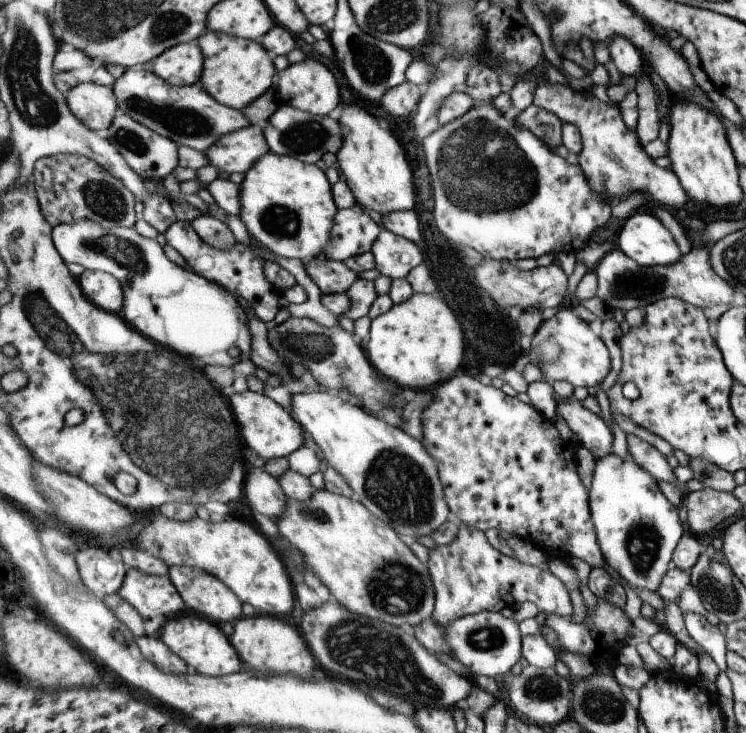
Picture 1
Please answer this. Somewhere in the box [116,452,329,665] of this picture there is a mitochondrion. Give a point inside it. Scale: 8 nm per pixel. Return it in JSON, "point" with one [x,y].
{"point":[154,545]}

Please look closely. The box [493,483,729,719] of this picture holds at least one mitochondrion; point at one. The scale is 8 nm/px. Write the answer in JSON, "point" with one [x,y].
{"point":[642,543]}

